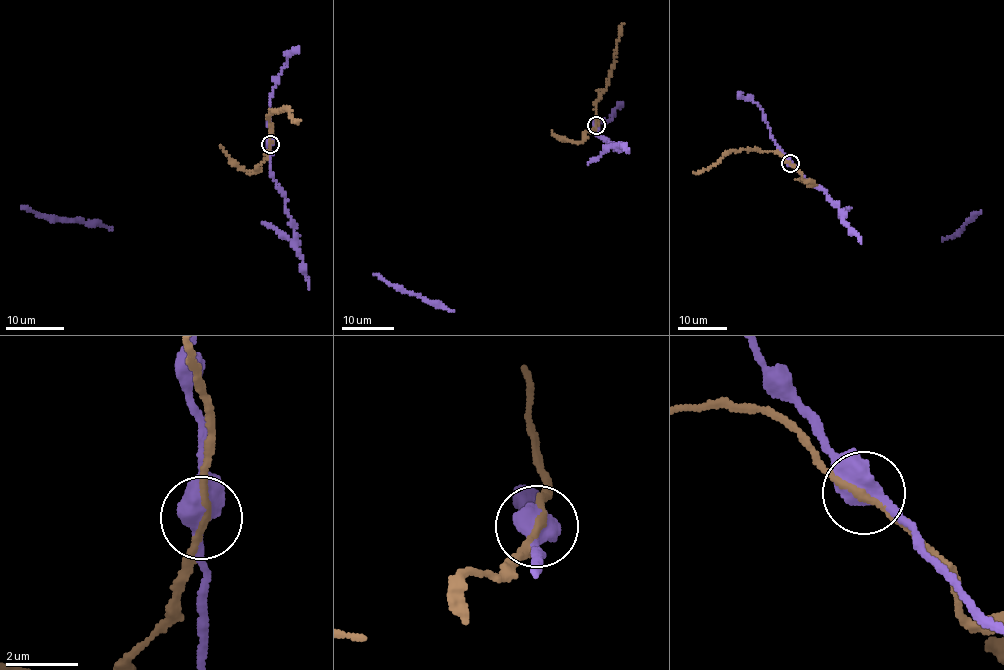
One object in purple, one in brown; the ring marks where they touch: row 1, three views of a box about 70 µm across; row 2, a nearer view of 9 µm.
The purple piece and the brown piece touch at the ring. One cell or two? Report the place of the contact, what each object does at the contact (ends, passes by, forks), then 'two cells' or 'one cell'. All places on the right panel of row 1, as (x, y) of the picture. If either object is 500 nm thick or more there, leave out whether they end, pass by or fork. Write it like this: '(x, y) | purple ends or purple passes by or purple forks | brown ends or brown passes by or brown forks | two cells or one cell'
(790, 163) | two cells

